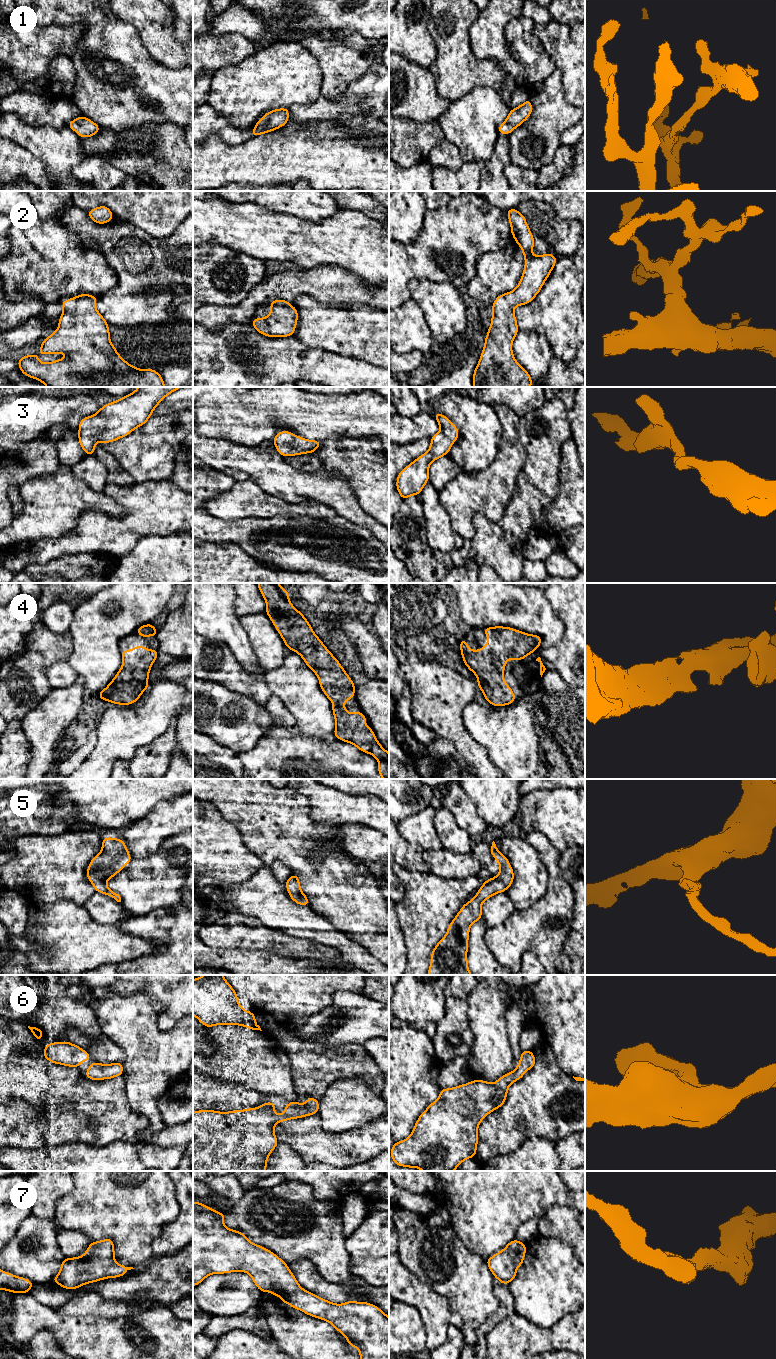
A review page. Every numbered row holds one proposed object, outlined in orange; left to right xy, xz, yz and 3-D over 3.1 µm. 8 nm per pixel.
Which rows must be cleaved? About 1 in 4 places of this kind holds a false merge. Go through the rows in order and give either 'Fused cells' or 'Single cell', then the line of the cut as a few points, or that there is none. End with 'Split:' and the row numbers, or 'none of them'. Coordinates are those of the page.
1: Single cell. No split
2: Single cell. No split
3: Single cell. No split
4: Single cell. No split
5: Single cell. No split
6: Single cell. No split
7: Single cell. No split
Split: none of them

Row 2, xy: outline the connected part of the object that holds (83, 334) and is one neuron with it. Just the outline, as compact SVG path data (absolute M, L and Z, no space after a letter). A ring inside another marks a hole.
M80 294L60 302L63 313L58 328L43 340L38 353L17 360L20 371L47 387L166 387L161 373L154 369L138 369L118 354L110 341L108 323L96 309L97 299L98 296ZM41 353L66 353L67 357L43 363L36 359Z

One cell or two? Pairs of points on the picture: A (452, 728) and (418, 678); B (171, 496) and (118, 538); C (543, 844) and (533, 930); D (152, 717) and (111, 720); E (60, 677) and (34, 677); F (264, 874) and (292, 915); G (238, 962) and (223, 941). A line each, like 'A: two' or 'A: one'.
A: one
B: one
C: one
D: one
E: two
F: one
G: two

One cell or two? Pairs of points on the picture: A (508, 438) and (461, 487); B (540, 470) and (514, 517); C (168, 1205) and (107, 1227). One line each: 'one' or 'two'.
A: one
B: one
C: one

